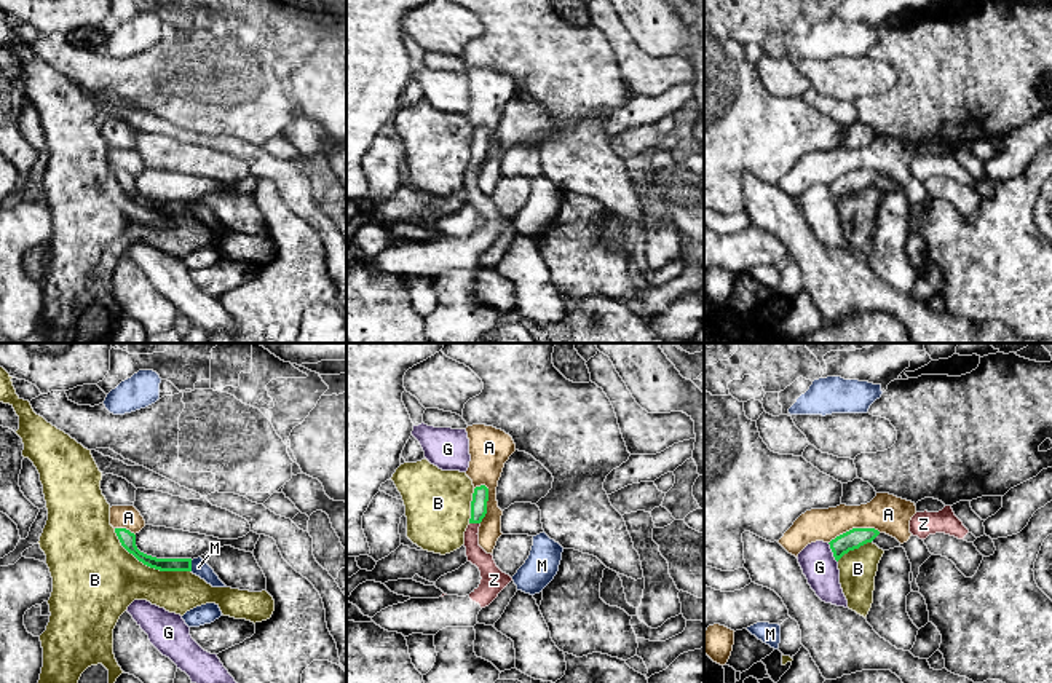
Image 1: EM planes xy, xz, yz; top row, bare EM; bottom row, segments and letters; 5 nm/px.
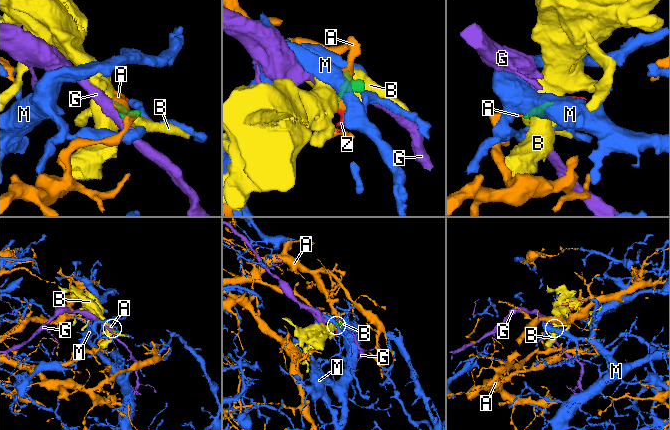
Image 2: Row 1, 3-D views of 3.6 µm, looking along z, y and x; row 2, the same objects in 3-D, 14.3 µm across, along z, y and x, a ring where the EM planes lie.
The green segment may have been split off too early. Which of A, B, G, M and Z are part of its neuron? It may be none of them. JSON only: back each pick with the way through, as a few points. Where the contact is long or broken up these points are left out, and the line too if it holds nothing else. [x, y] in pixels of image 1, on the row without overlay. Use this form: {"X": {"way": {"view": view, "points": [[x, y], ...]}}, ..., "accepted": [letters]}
{"Z": {"way": {"view": "xz", "points": [[481, 136], [474, 165], [473, 193], [486, 206]]}}, "accepted": ["Z"]}

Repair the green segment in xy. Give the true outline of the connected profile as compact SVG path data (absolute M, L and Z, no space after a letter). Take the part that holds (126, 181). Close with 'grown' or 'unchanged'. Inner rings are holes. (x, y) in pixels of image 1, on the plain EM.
M115 171L121 188L144 207L160 214L192 214L192 201L156 201L140 195L136 188L136 177L126 171Z; unchanged

